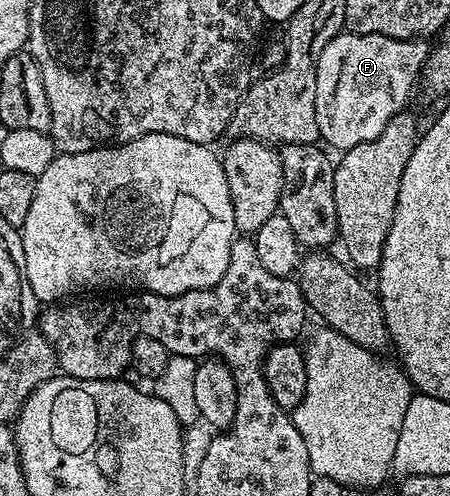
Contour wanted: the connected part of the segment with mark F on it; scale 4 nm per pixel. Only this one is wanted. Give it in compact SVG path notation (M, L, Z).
M344 32L329 40L325 52L321 52L321 60L317 60L317 128L320 139L342 152L381 136L385 124L389 124L391 117L402 111L406 107L403 105L410 100L415 81L420 81L428 53L426 41L409 38Z

